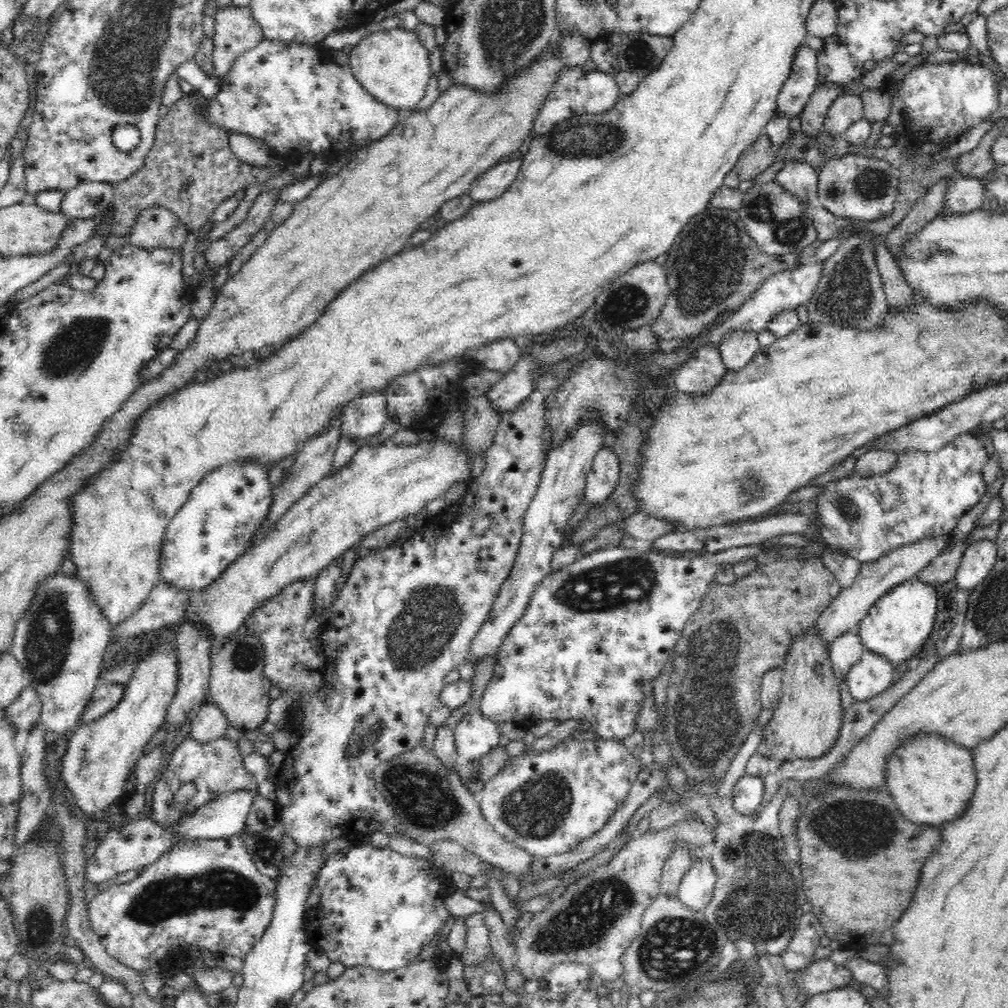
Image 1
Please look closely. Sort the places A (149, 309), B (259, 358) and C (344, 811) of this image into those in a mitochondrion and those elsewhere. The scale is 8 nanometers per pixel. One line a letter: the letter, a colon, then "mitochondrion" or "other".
A: other
B: other
C: other

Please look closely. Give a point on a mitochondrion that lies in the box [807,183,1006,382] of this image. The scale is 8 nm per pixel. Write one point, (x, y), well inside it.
(847, 297)

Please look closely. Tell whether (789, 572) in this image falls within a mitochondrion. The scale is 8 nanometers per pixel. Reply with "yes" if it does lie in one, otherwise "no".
no

